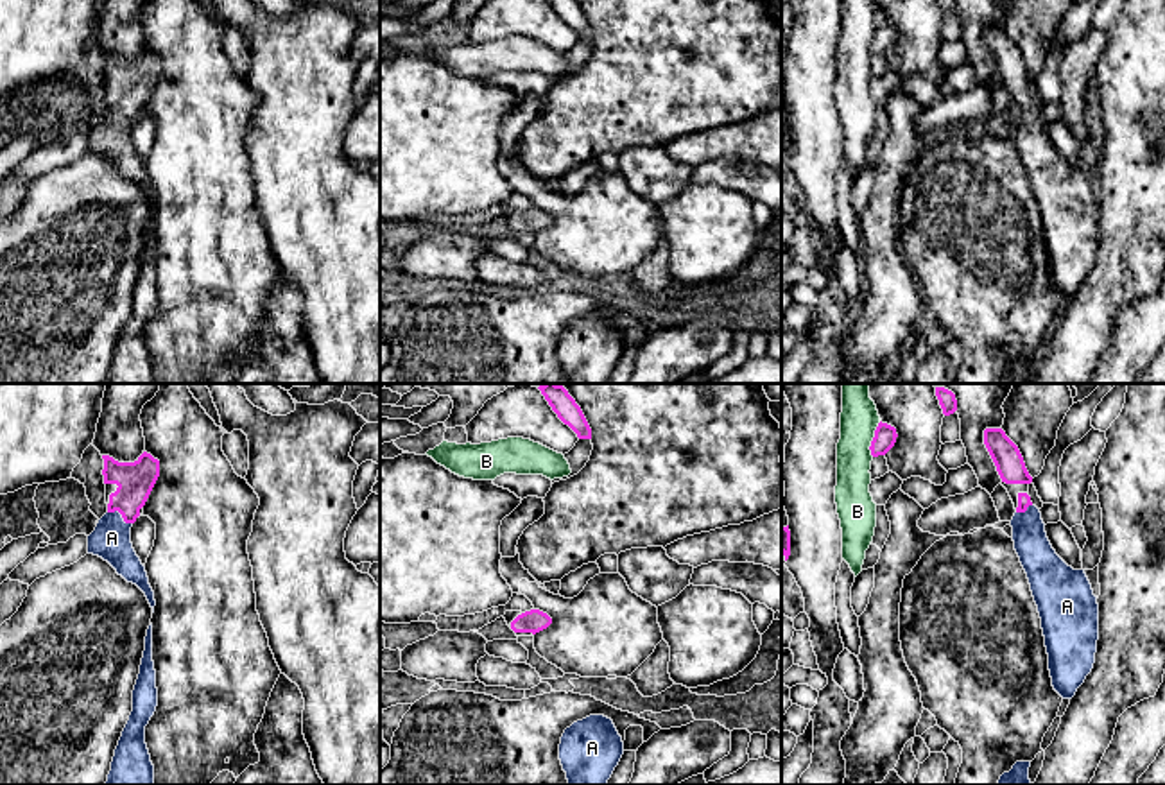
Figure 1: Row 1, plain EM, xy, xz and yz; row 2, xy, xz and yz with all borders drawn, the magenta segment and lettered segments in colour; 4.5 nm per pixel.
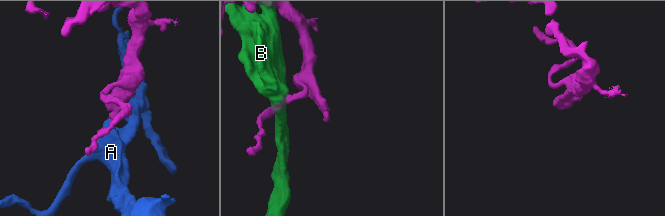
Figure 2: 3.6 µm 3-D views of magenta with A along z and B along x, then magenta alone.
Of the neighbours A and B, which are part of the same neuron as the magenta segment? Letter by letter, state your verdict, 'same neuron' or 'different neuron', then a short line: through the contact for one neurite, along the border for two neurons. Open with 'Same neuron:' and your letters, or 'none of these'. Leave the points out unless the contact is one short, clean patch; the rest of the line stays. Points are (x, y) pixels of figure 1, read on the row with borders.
Same neuron: A
A: same neuron; line xy (135, 481), (133, 491), (120, 513), (112, 538)
B: different neuron

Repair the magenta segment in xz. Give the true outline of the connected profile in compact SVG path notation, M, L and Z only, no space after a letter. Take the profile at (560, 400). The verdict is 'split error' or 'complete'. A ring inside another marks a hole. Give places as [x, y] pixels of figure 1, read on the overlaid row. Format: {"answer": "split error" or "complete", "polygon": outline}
{"answer": "complete", "polygon": "M543 384L538 387L557 418L568 425L579 439L591 439L591 428L575 403L575 400L568 394L563 385L557 384Z"}

